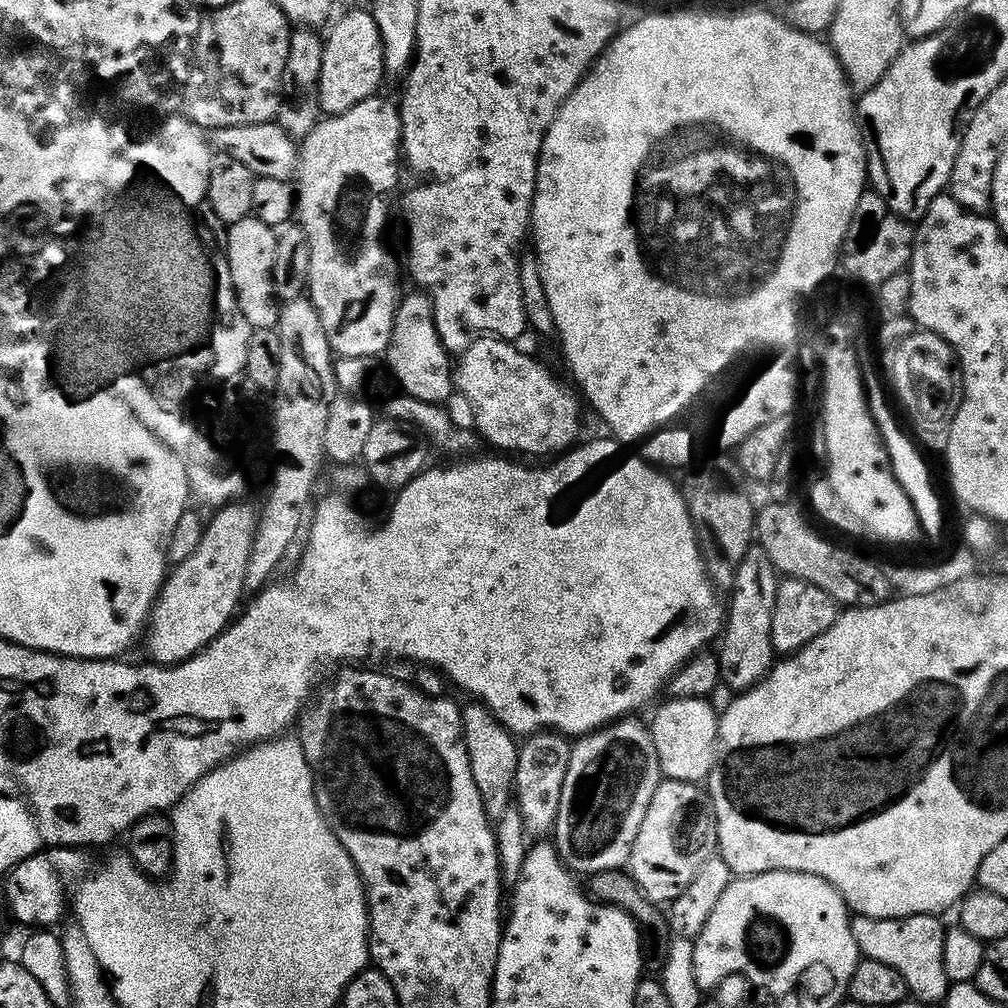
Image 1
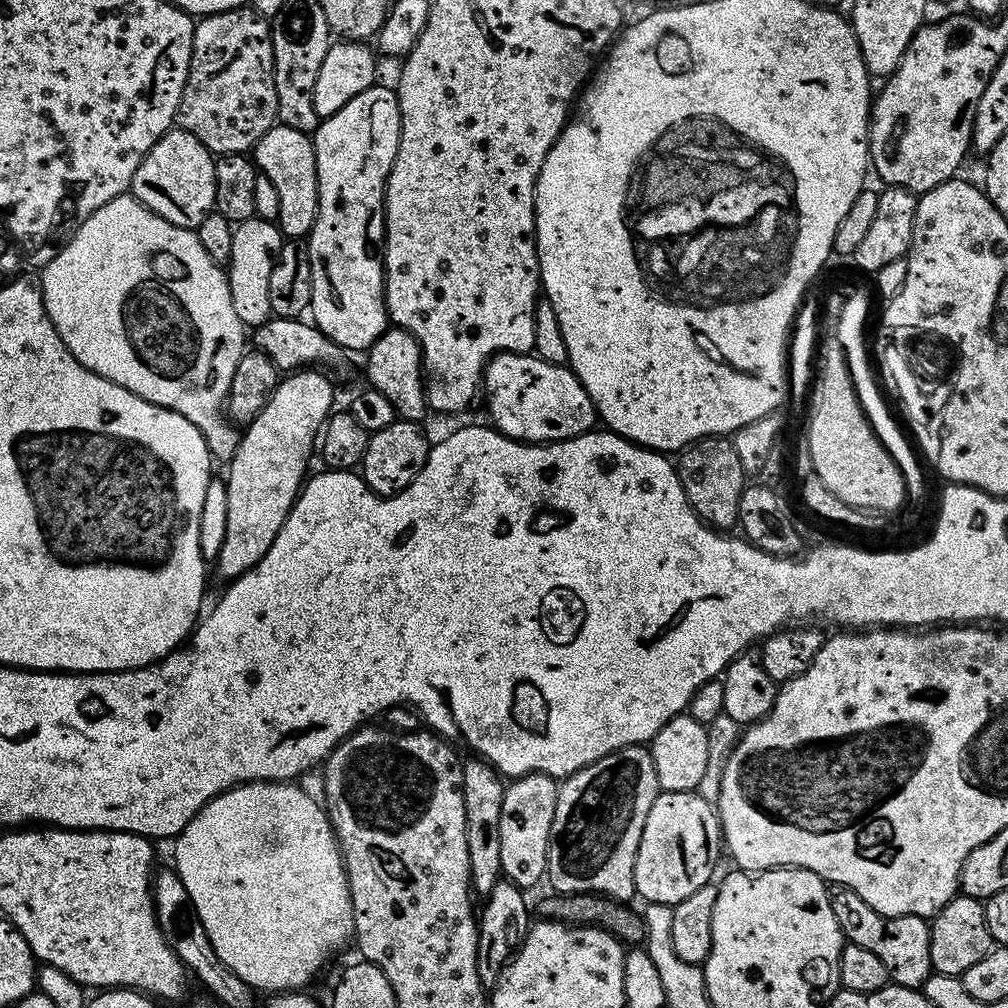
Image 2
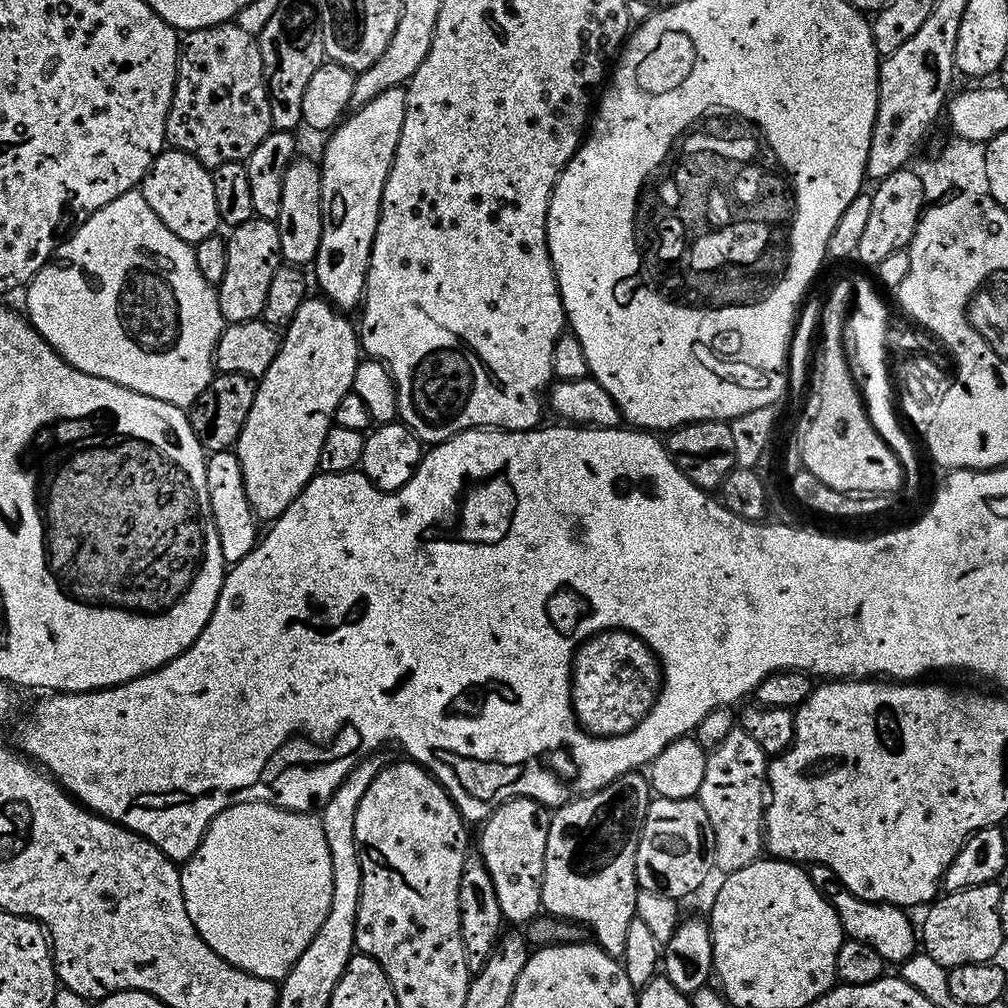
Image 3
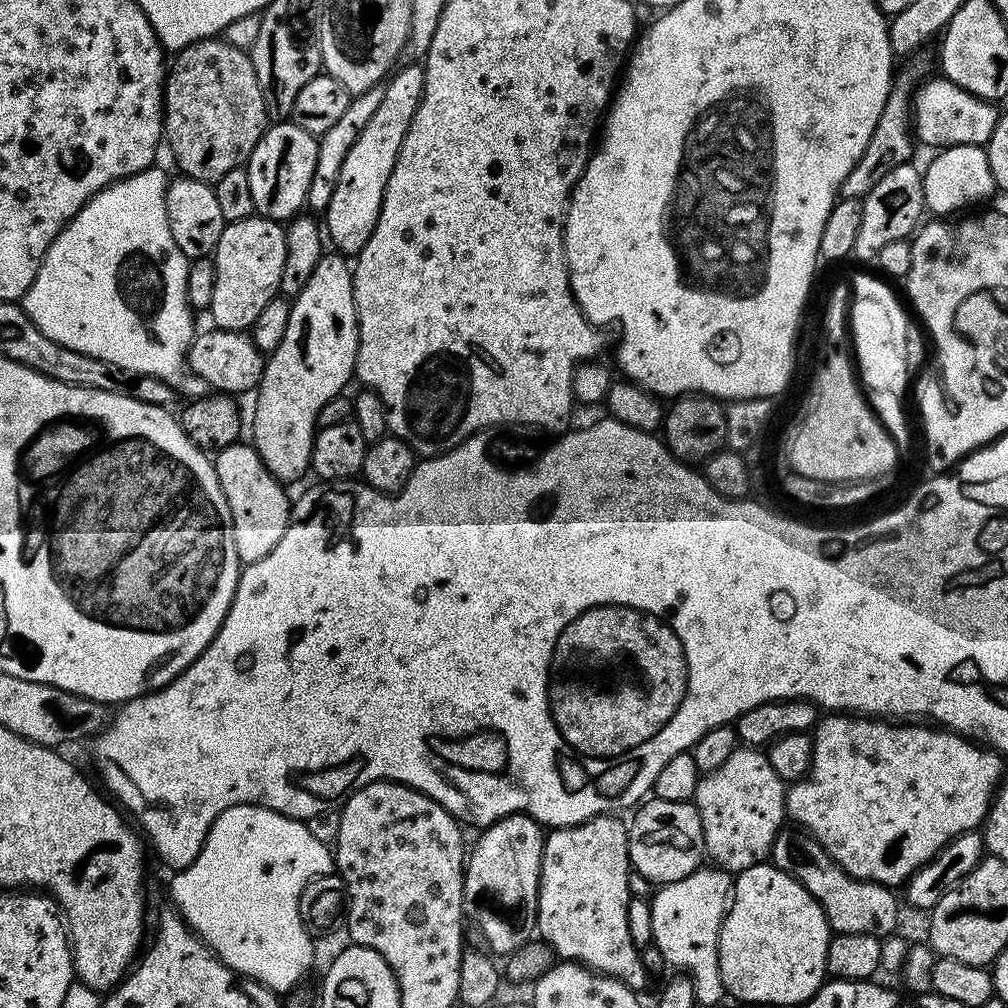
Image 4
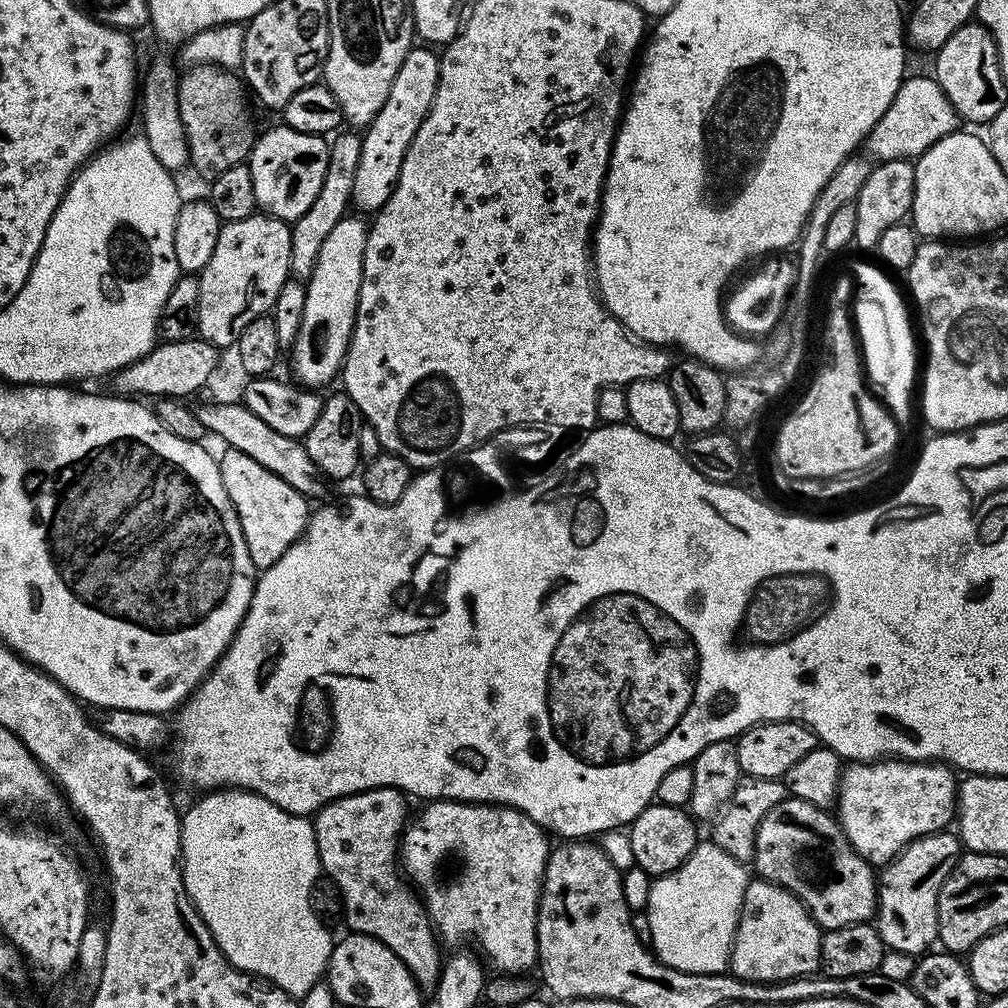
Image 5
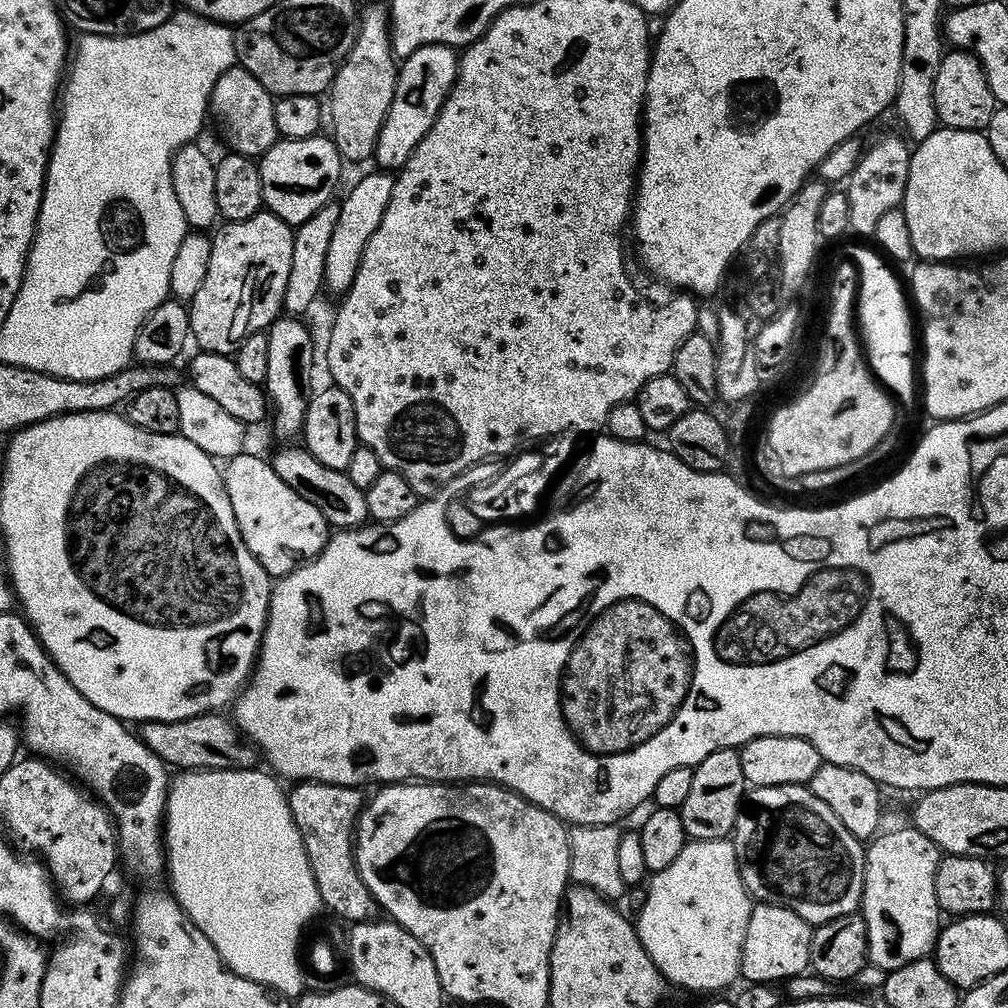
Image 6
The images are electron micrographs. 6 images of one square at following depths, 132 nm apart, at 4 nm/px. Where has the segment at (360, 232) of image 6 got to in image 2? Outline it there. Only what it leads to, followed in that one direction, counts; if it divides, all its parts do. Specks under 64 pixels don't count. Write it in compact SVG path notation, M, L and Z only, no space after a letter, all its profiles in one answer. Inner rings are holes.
M296 370L285 375L272 391L266 406L262 406L262 410L243 429L236 453L226 464L226 536L222 538L222 548L214 561L214 567L227 578L235 578L253 568L262 554L270 550L274 538L278 538L278 530L282 530L282 522L286 522L288 511L299 496L309 471L308 447L311 444L313 447L314 438L321 435L334 408L332 384L327 379L331 380L320 370Z

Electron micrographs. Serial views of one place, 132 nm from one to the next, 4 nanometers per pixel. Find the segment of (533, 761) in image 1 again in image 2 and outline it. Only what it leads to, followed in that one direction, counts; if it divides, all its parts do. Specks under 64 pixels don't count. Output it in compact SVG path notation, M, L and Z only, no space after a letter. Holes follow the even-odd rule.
M528 772L515 777L505 787L502 798L502 818L498 818L498 838L502 838L503 879L531 890L548 871L548 839L554 822L554 806L558 802L557 777L541 772Z

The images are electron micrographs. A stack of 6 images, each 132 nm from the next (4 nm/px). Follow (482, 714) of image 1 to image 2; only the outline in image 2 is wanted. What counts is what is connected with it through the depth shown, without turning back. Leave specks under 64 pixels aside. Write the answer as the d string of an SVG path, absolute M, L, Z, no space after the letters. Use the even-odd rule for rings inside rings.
M465 759L462 764L462 790L466 806L466 850L470 850L473 893L483 898L490 894L490 890L494 890L502 874L502 838L498 838L498 818L502 818L502 798L506 784L500 773L487 760L471 759Z

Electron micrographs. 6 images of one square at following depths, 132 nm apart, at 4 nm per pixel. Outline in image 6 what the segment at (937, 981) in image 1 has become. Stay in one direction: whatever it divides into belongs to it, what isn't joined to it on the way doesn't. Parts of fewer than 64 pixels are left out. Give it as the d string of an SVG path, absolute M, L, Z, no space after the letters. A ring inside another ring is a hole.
M787 784L786 786L766 786L765 788L752 788L747 793L746 799L741 807L736 826L734 829L734 843L736 846L736 857L738 858L738 870L742 874L742 882L746 886L749 896L753 901L762 904L777 904L783 908L788 908L794 914L798 914L802 919L813 926L825 924L839 916L845 916L851 912L857 911L861 907L864 898L864 853L865 845L834 818L834 810L822 802L815 794L803 784Z

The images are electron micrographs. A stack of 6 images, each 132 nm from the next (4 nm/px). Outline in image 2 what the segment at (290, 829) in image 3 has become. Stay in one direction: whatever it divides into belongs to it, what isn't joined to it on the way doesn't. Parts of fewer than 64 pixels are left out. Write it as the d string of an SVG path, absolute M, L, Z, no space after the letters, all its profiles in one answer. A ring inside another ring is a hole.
M254 780L251 784L238 784L236 787L215 796L209 804L202 806L193 820L187 824L179 836L175 837L176 861L174 867L186 886L186 894L192 909L198 914L218 958L238 978L242 978L253 990L264 994L304 990L308 983L320 972L320 967L343 946L349 943L352 930L352 899L348 889L348 873L344 870L344 857L340 855L340 845L336 842L336 831L328 820L328 813L308 792L303 792L296 782L274 780Z

